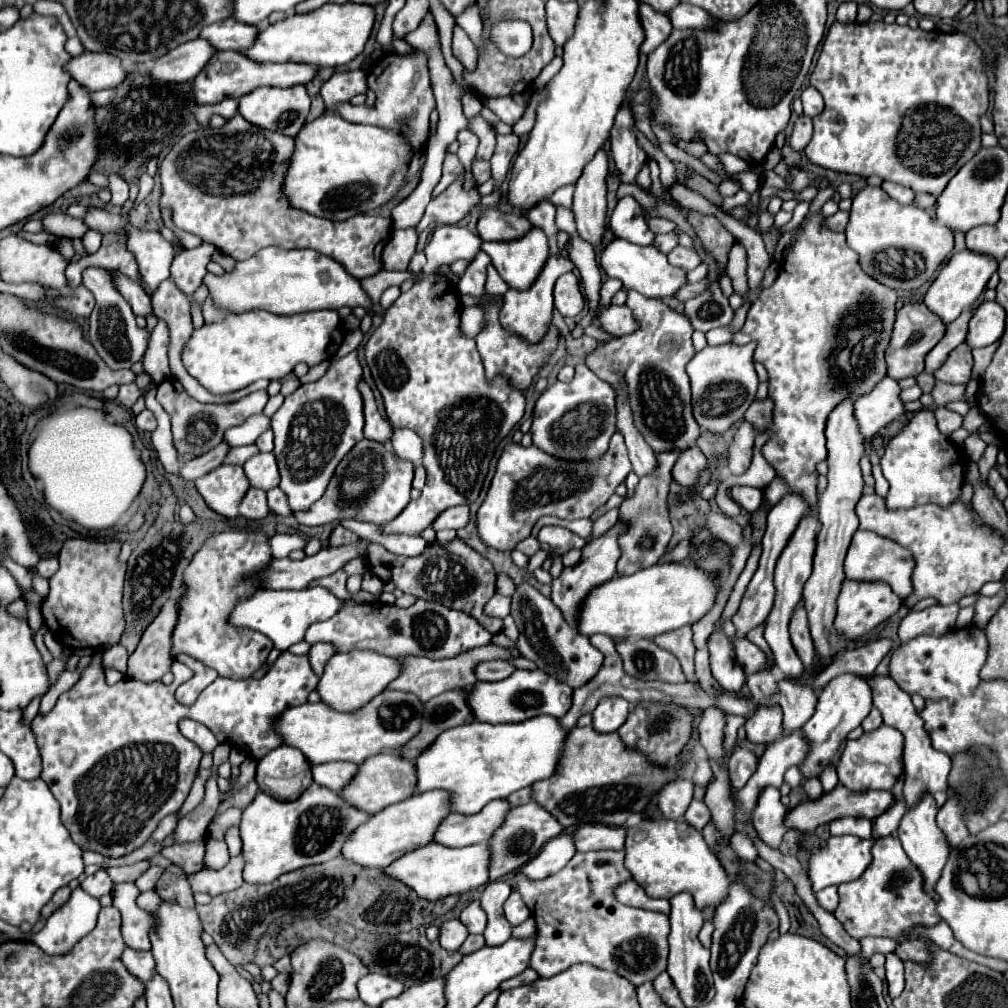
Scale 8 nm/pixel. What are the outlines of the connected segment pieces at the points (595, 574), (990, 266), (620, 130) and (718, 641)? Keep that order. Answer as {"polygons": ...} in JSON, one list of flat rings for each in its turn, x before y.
{"polygons":[[[614,526,612,530,608,530,604,536,588,542,584,548,582,548,582,558,580,562,574,566,574,568,564,568,562,574,558,578,552,580,552,602,562,610,564,618,576,626,576,618,578,618,578,602,584,600,586,596,586,590,590,592,594,586,602,584,602,582,608,582,614,578,616,574,616,562,620,558,620,546,618,546,618,534,622,532,622,526]],[[968,248,962,250,962,252,956,252,956,254,952,254,952,258,944,264,944,268,940,270,940,274,932,282,930,290,924,296,924,304,934,314,938,314,944,324,950,324,964,310,970,310,972,308,972,304,984,292,990,276,996,272,996,268,998,268,998,262,994,258,990,258,988,254,974,254]],[[622,106,616,114,616,124,610,134,610,154,620,172,620,182,626,184,636,182,636,174,648,160,646,152,638,146,632,130,634,130,632,112,628,106]],[[714,632,708,638,708,650,710,650,710,670,714,678,728,690,726,694,732,692,736,698,746,698,742,686,746,684,744,670,734,662,734,650,730,650,730,638,722,632]]]}

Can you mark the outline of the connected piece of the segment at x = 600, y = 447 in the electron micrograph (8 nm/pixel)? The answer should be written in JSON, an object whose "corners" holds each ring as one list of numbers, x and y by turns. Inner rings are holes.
{"corners":[[584,364,576,366,572,382,556,382,548,386,536,402,532,420,532,440,540,450,562,460,596,460,608,450,608,442,616,432,614,426,614,390,600,380]]}

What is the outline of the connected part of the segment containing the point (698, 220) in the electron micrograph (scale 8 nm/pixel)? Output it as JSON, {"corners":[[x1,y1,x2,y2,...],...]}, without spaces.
{"corners":[[686,210,686,222,694,228,706,254,710,254,716,260,720,276,726,274,728,252,734,246,736,238,720,224,720,220,716,216,700,214,698,210]]}

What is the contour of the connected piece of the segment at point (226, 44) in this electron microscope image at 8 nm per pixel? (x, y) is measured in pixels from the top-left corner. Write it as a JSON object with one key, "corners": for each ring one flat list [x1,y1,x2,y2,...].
{"corners":[[228,18,224,22,216,22,216,24,202,28,200,36,210,40,216,50,242,52,254,44,258,32,260,32,258,26,250,26,250,24,238,22,234,18]]}

